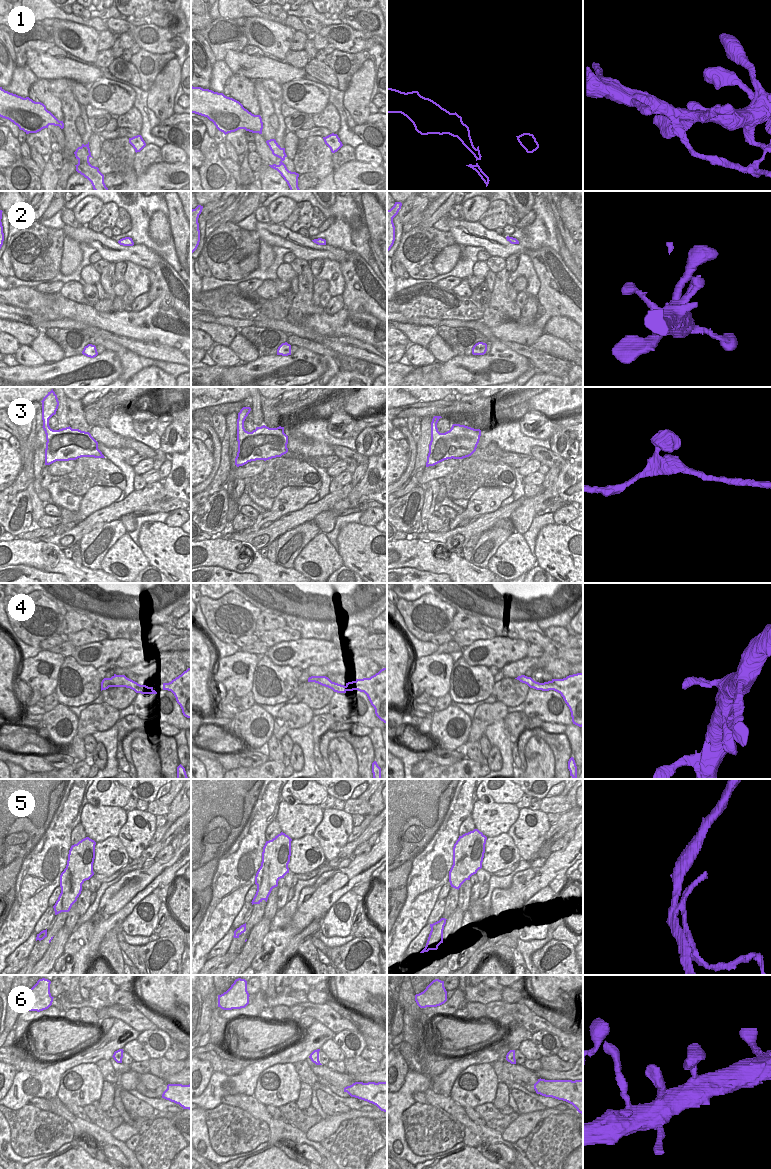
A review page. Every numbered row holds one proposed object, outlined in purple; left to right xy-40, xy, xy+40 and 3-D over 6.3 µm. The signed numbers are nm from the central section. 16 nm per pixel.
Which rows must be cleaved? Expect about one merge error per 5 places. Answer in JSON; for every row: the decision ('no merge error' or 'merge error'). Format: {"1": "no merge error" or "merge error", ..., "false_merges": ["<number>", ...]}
{"1": "merge error", "2": "no merge error", "3": "no merge error", "4": "no merge error", "5": "merge error", "6": "no merge error", "false_merges": ["1", "5"]}

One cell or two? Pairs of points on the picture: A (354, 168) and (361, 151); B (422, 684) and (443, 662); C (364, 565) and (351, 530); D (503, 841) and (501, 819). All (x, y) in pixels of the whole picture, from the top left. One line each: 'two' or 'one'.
A: two
B: one
C: one
D: two

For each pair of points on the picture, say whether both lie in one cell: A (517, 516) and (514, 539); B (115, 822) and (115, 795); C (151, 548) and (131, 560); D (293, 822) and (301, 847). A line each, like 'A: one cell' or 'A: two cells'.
A: two cells
B: two cells
C: two cells
D: two cells

